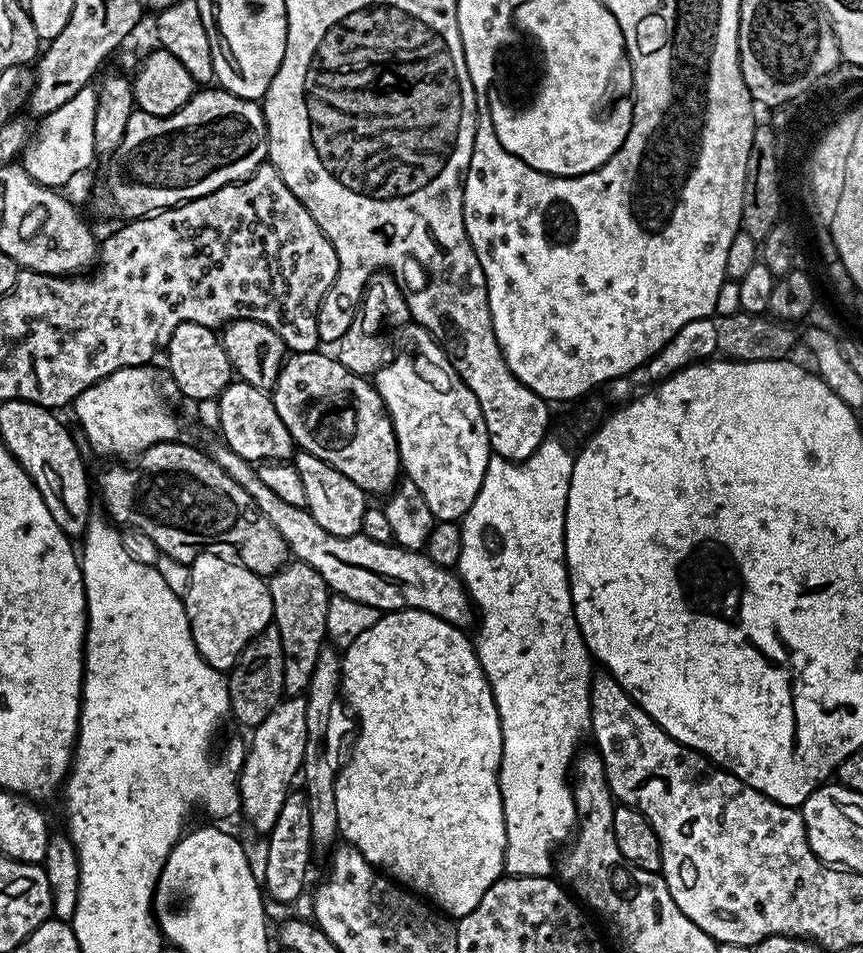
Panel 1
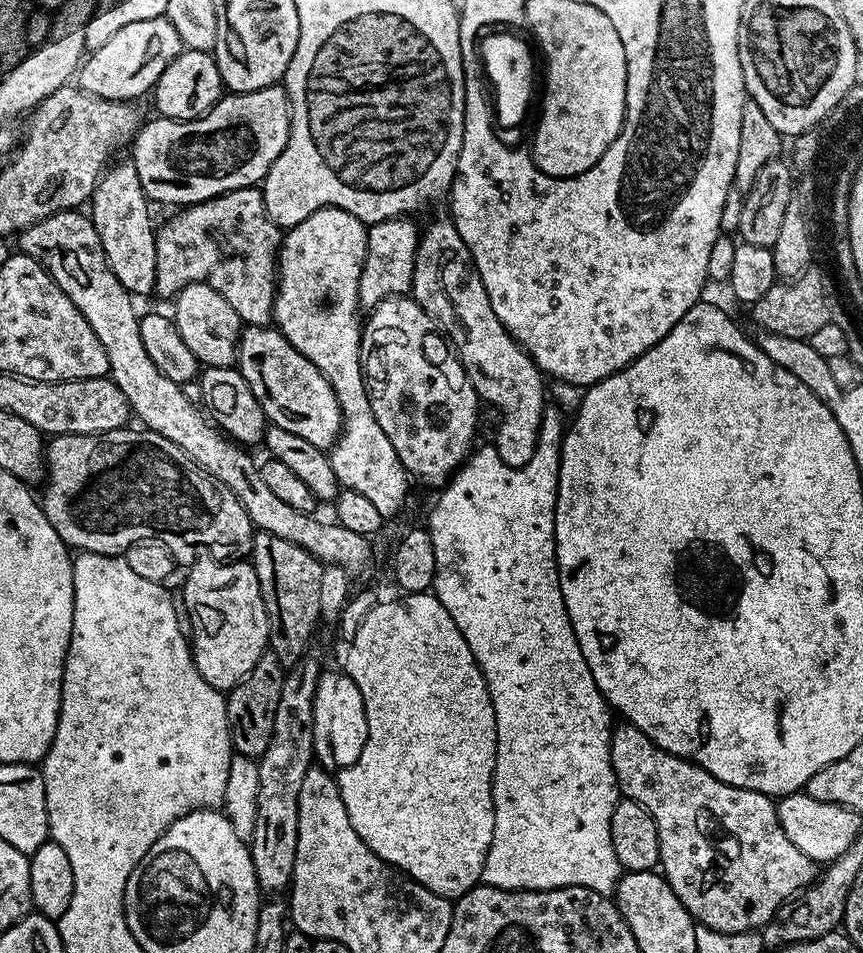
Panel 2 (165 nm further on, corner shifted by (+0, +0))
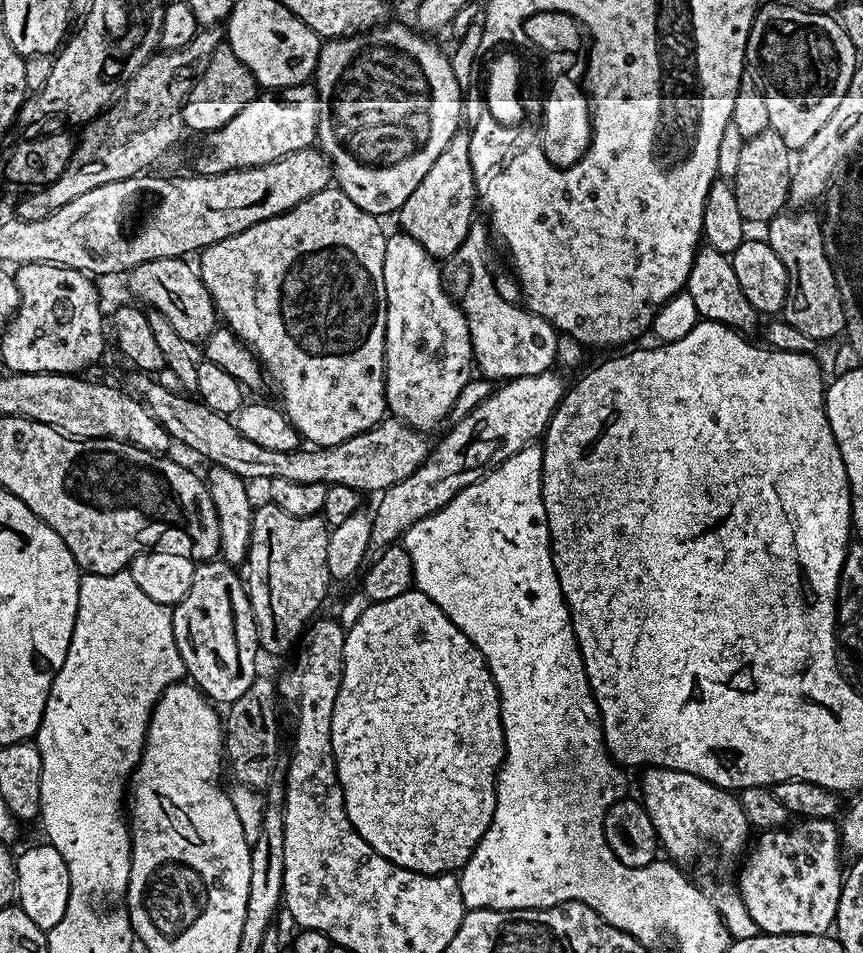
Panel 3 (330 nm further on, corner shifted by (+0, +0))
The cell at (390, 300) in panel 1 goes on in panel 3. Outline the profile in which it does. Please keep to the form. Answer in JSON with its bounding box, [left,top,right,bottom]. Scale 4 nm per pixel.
[398,130,478,258]

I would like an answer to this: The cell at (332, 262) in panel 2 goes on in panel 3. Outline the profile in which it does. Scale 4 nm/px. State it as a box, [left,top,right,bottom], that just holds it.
[198,186,386,448]

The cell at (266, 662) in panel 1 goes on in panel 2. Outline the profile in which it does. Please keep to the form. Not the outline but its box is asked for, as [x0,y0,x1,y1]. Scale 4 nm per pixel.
[227,650,285,758]

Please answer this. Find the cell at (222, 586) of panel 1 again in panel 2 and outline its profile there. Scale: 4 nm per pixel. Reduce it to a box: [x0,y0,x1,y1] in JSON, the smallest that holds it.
[182,560,269,690]

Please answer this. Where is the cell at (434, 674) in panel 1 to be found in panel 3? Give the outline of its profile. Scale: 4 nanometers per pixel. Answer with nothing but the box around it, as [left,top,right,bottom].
[330,590,504,876]

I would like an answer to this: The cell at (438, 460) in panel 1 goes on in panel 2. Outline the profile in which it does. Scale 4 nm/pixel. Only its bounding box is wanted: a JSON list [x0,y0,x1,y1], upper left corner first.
[360,295,481,485]

